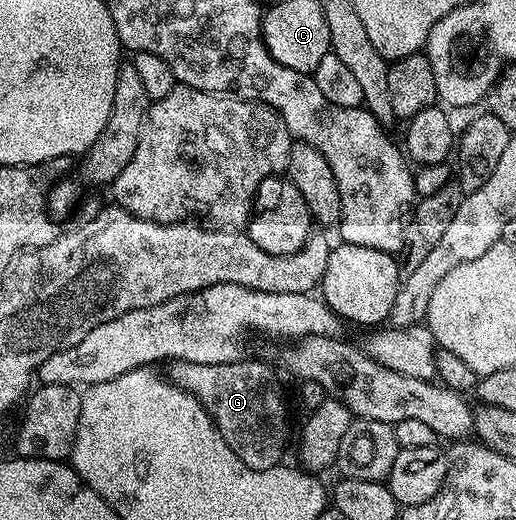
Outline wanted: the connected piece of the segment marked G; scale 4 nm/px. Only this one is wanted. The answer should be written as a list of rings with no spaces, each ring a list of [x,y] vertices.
[[[242,358],[237,363],[170,364],[170,378],[182,386],[211,414],[219,426],[219,437],[249,469],[264,471],[280,466],[283,450],[287,447],[287,403],[279,392],[275,375],[263,363],[249,363]]]

